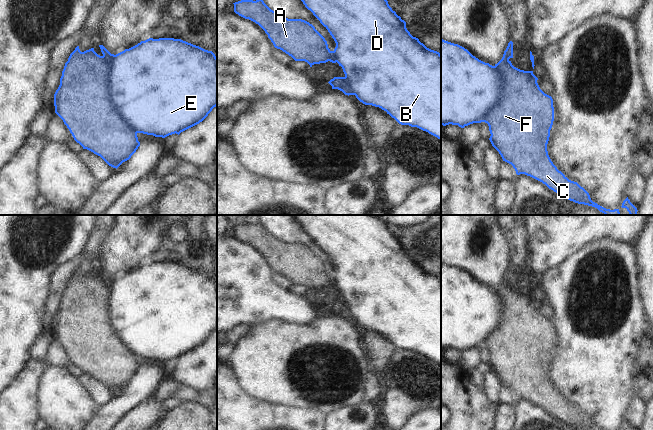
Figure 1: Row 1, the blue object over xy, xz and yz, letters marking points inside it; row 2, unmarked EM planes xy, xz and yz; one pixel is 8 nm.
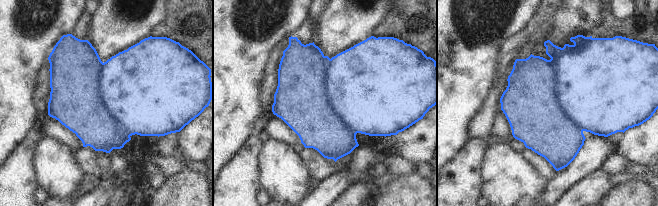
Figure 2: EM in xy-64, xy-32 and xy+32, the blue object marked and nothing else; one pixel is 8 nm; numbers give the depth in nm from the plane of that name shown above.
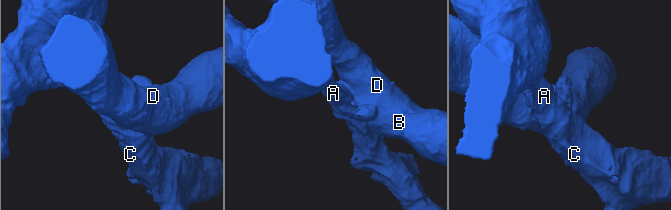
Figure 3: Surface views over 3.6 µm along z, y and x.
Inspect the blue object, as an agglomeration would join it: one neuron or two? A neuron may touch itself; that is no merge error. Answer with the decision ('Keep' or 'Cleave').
Cleave.

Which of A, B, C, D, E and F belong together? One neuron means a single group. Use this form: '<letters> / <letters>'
A C F / B D E

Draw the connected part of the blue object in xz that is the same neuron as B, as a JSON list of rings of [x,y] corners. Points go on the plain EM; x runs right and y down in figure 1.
[[[295,215],[297,219],[300,221],[301,225],[305,229],[305,231],[310,234],[313,239],[320,245],[320,247],[328,254],[332,262],[336,267],[336,271],[333,275],[330,276],[330,286],[338,287],[339,290],[342,291],[343,296],[345,298],[344,301],[334,301],[328,307],[332,310],[332,313],[338,313],[342,315],[345,319],[355,319],[356,322],[365,329],[372,329],[375,331],[379,331],[382,334],[386,335],[392,342],[394,342],[401,349],[409,349],[411,351],[417,351],[423,355],[428,356],[429,358],[437,361],[441,364],[441,278],[437,275],[431,274],[427,272],[423,267],[419,265],[418,262],[413,261],[410,256],[406,252],[406,246],[401,243],[400,240],[396,238],[395,235],[389,230],[387,223],[385,223],[381,218],[375,217],[374,215]]]

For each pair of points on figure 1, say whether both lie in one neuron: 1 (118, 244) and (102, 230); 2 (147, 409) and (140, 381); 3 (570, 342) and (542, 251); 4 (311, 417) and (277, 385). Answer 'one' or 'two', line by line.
1: two
2: two
3: two
4: two

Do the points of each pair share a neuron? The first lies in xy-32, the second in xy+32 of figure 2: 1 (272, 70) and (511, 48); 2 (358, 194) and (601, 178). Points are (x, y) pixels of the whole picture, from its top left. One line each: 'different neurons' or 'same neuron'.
1: same neuron
2: same neuron

